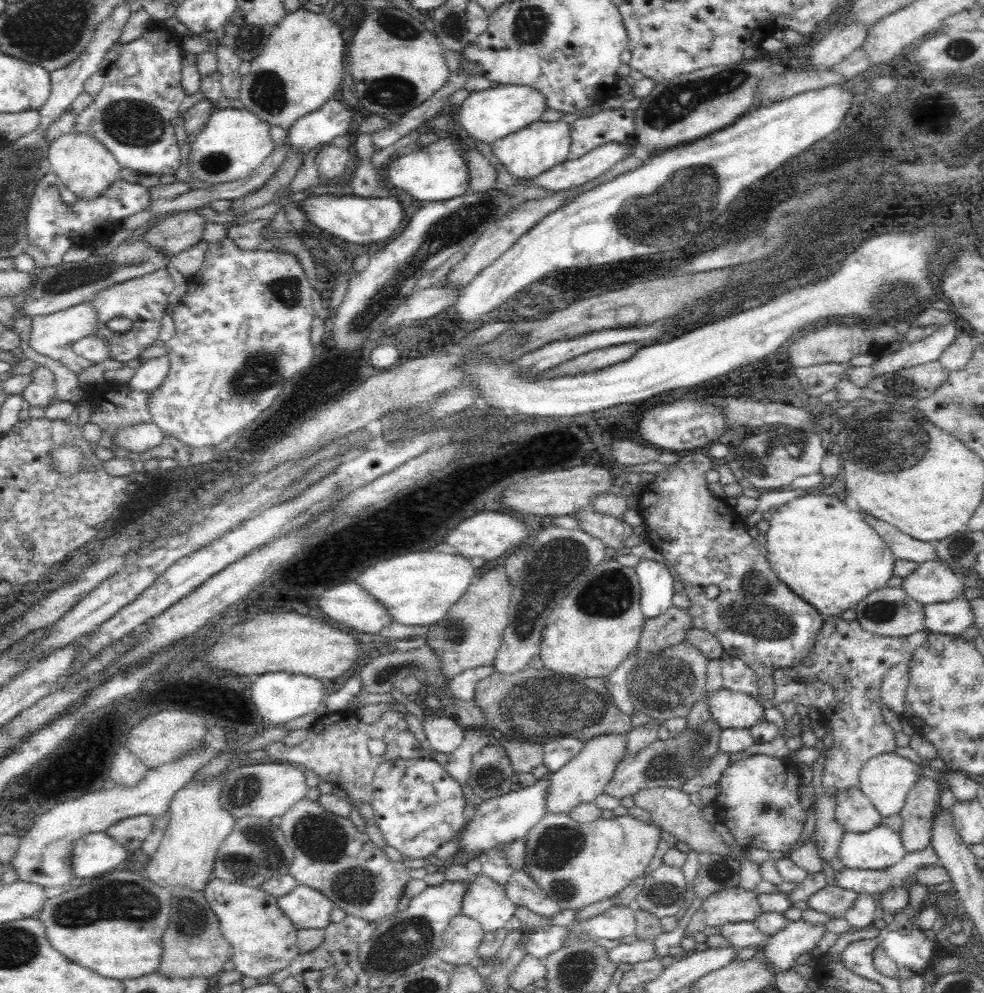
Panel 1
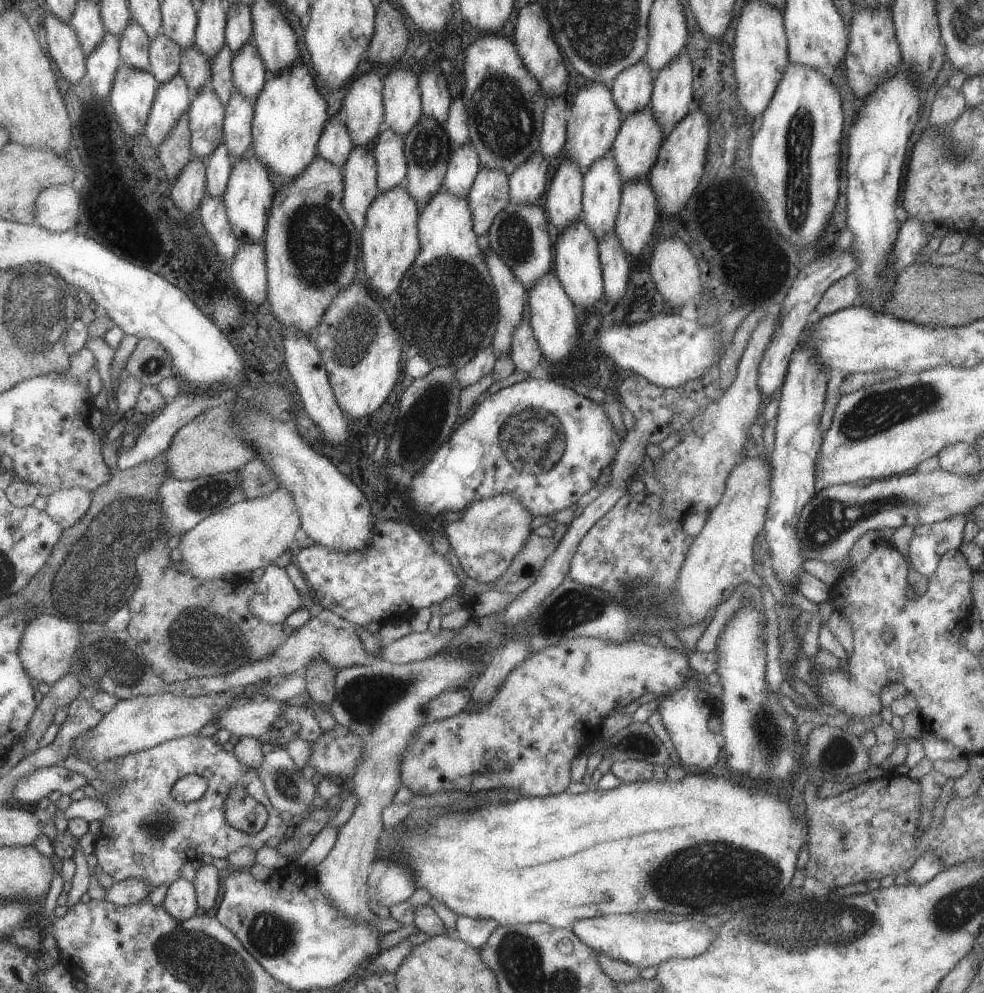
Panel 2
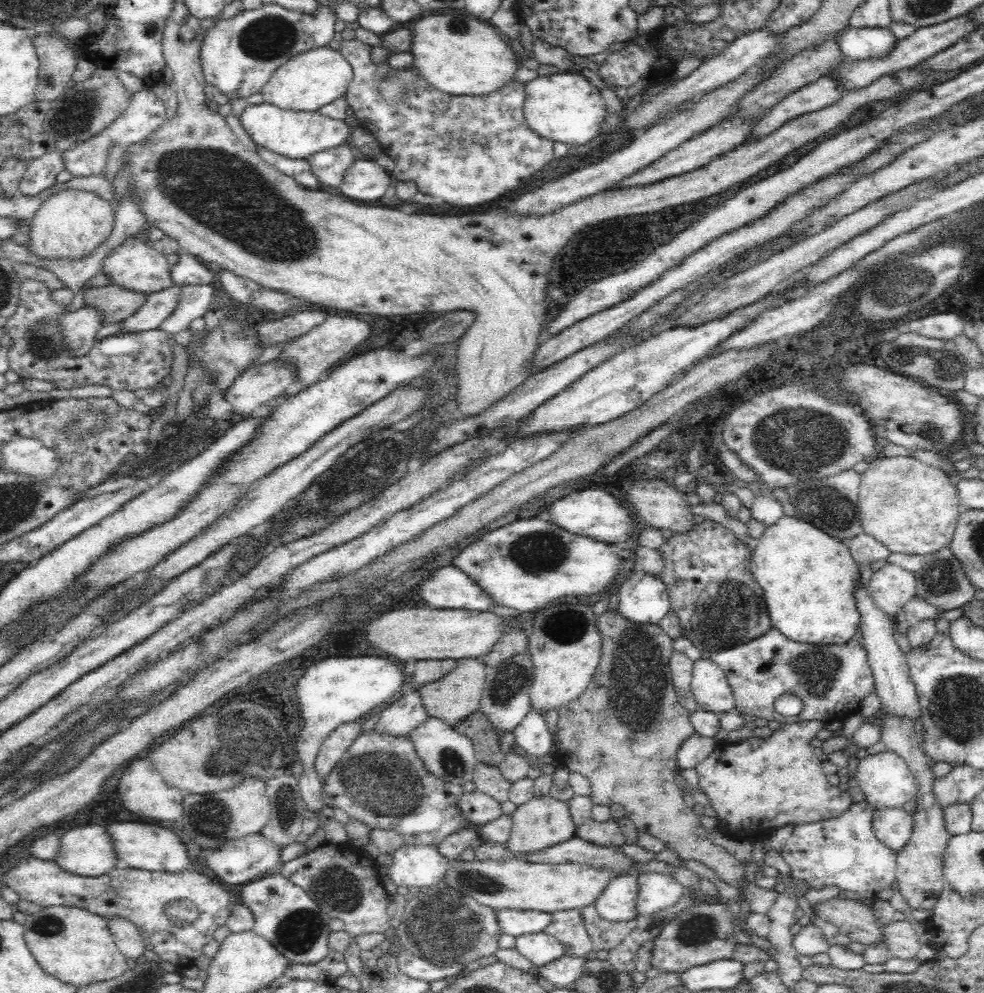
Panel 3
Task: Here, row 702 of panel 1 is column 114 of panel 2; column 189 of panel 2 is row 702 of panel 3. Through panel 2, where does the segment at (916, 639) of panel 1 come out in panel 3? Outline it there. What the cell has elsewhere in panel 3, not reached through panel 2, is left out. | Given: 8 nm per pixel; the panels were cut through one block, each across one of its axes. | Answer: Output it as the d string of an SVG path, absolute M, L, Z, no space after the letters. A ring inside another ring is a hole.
M771 626L744 644L712 653L711 659L724 671L738 711L782 724L804 720L820 720L825 724L833 721L843 723L862 708L862 700L875 689L873 670L868 664L866 651L862 643L854 638L846 644L802 644L788 640L777 628ZM784 693L792 693L802 699L804 708L797 716L782 716L776 712L775 700Z

